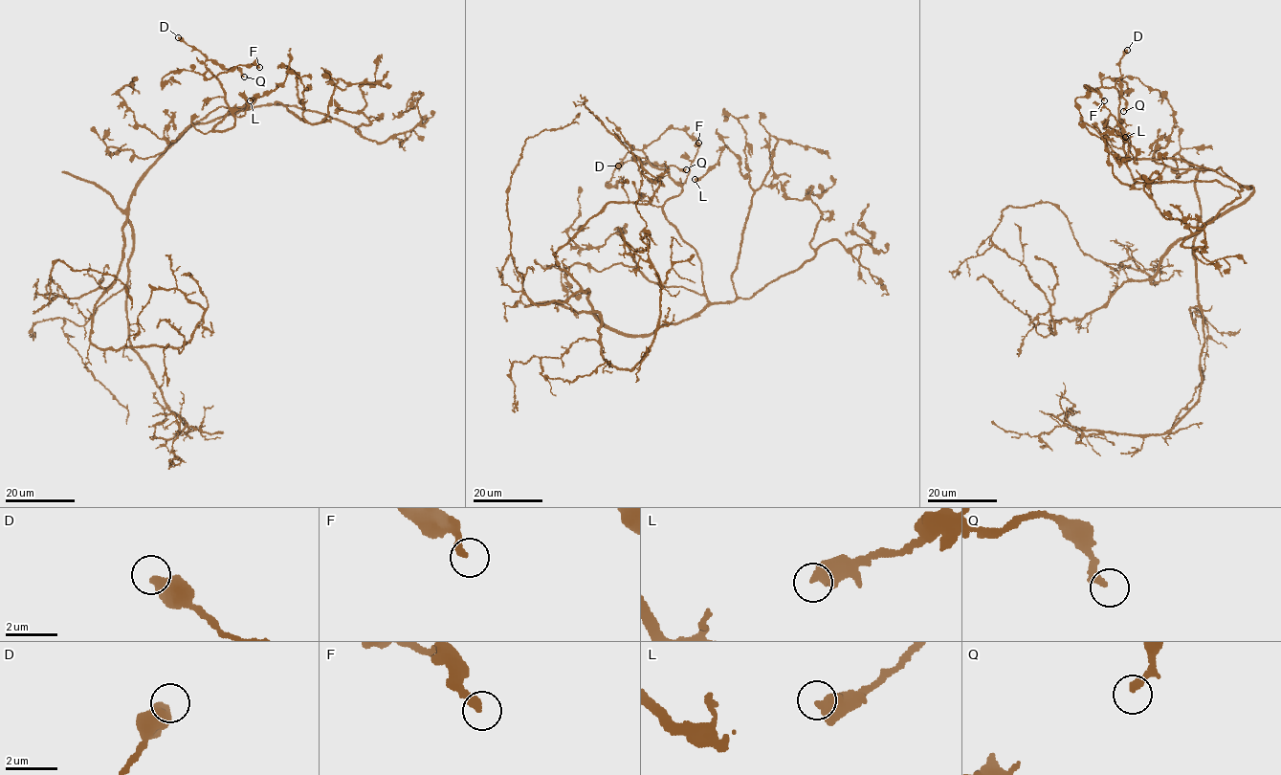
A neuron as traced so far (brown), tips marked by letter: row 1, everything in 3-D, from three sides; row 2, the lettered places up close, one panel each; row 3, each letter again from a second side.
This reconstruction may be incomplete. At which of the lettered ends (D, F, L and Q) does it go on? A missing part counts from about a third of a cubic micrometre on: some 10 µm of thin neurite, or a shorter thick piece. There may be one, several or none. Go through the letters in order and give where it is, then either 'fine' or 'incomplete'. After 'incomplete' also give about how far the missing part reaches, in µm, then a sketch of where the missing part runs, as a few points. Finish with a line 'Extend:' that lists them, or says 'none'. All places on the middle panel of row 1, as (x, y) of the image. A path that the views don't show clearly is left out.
D: at (618, 166); fine
F: at (698, 143); fine
L: at (695, 179); fine
Q: at (686, 169); fine
Extend: none

